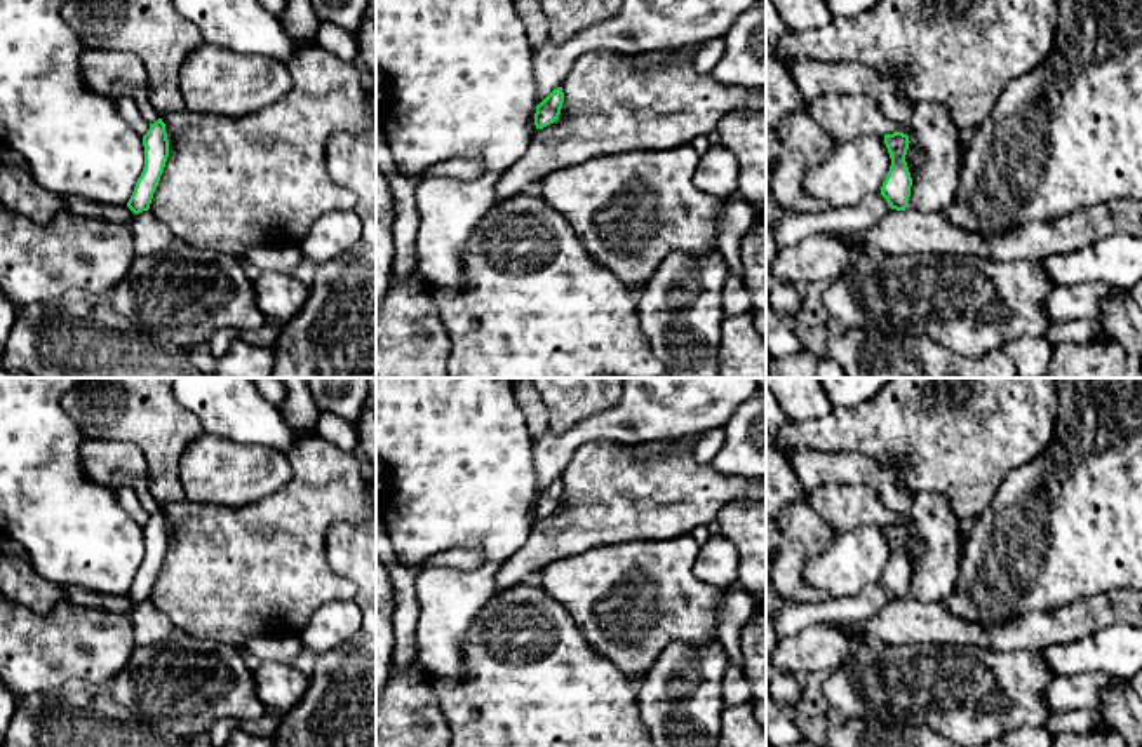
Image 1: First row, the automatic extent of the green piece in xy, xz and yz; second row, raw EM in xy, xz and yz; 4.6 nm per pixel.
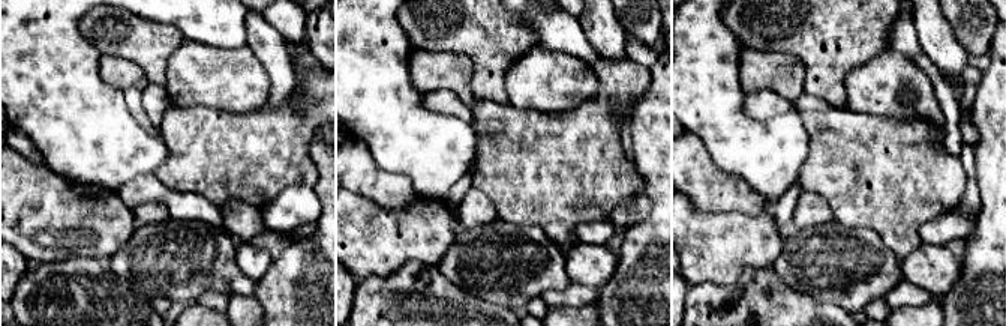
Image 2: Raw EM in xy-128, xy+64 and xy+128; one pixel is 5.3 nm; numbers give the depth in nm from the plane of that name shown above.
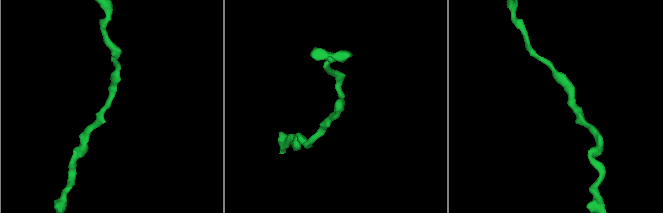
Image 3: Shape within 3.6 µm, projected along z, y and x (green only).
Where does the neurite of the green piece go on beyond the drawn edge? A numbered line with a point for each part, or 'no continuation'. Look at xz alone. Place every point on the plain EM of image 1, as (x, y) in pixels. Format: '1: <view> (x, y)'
no continuation

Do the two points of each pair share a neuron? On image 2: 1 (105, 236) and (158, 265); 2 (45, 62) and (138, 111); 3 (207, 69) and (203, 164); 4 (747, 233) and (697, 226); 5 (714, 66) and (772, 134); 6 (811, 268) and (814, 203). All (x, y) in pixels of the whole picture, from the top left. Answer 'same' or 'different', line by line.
1: different
2: different
3: different
4: same
5: same
6: different

